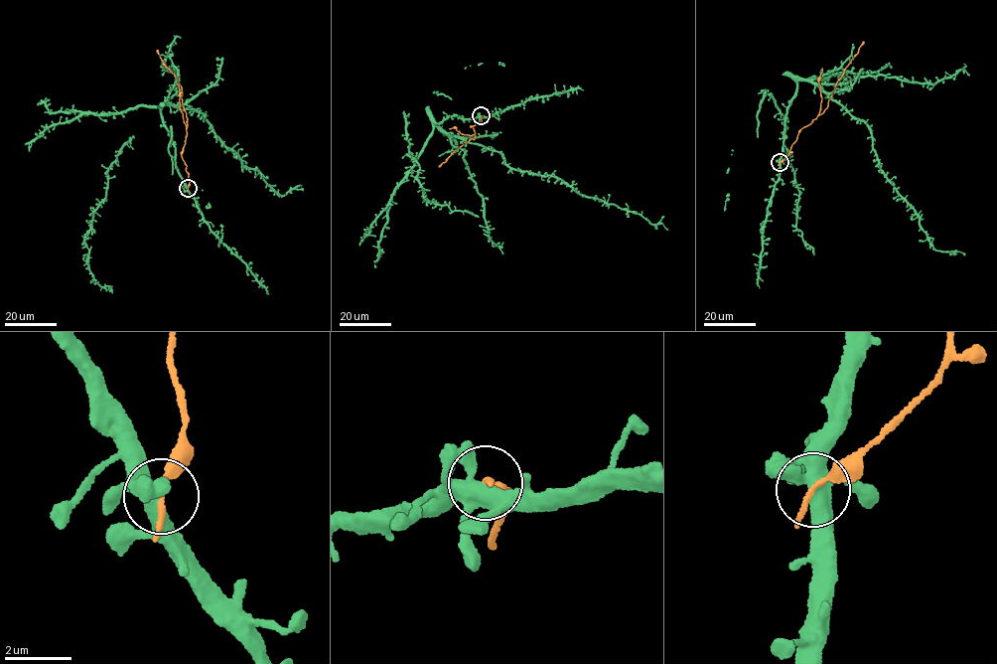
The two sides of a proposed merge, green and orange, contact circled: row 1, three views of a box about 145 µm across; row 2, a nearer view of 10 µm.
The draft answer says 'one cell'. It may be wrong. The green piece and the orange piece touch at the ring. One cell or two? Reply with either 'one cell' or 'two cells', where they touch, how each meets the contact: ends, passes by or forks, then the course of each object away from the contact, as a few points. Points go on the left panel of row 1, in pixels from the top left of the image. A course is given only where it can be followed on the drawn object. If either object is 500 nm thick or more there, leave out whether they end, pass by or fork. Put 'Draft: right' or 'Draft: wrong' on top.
Draft: right
one cell; place (188, 188); green forks; orange passes by; course green (187, 188), (164, 122), (162, 106), (167, 103), (201, 111), (243, 165), (255, 168), (281, 195), (301, 185); course orange (187, 188), (189, 173), (182, 151), (188, 119), (181, 85), (156, 50)

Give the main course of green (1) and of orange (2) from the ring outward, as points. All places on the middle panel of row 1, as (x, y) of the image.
1: (481, 116), (435, 121), (495, 149), (514, 169), (552, 175), (668, 229)
2: (481, 116), (482, 120), (470, 125), (475, 137), (464, 141), (438, 166)

